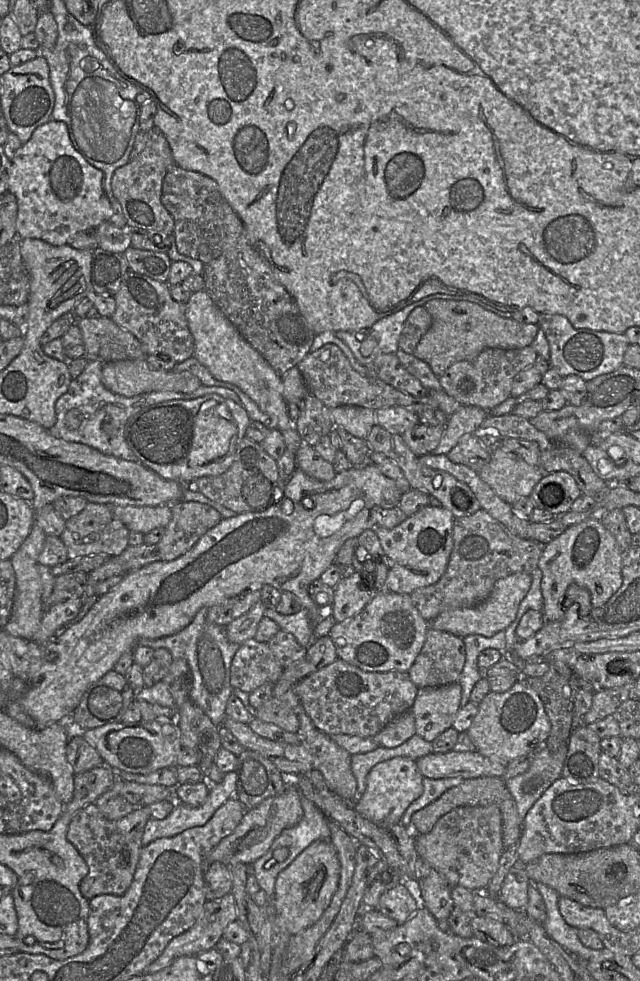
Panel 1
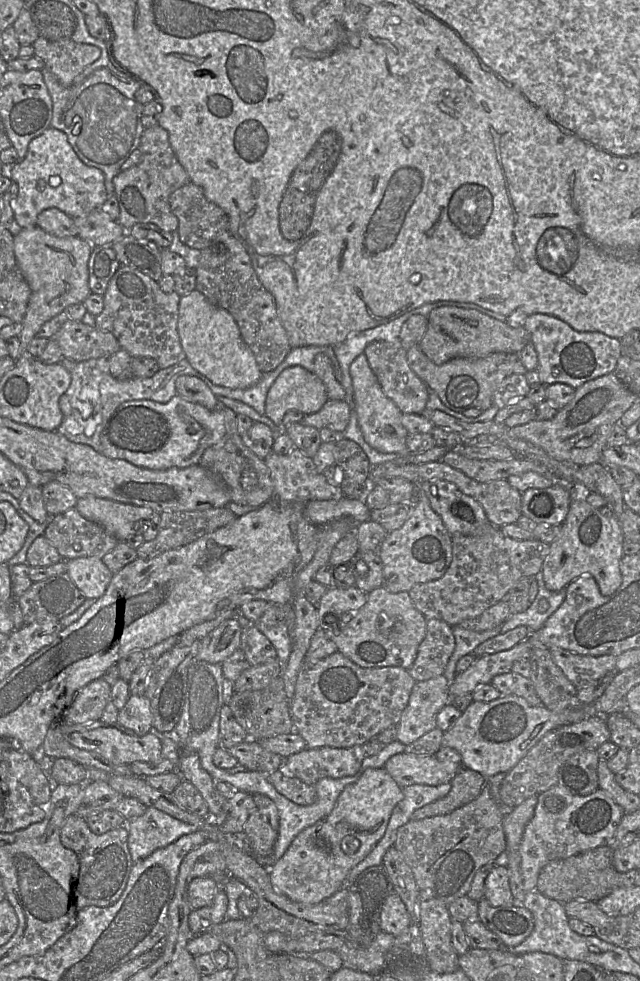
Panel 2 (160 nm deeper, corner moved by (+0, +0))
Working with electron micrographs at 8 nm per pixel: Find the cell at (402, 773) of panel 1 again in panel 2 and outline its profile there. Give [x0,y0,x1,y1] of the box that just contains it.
[268,768,403,905]

